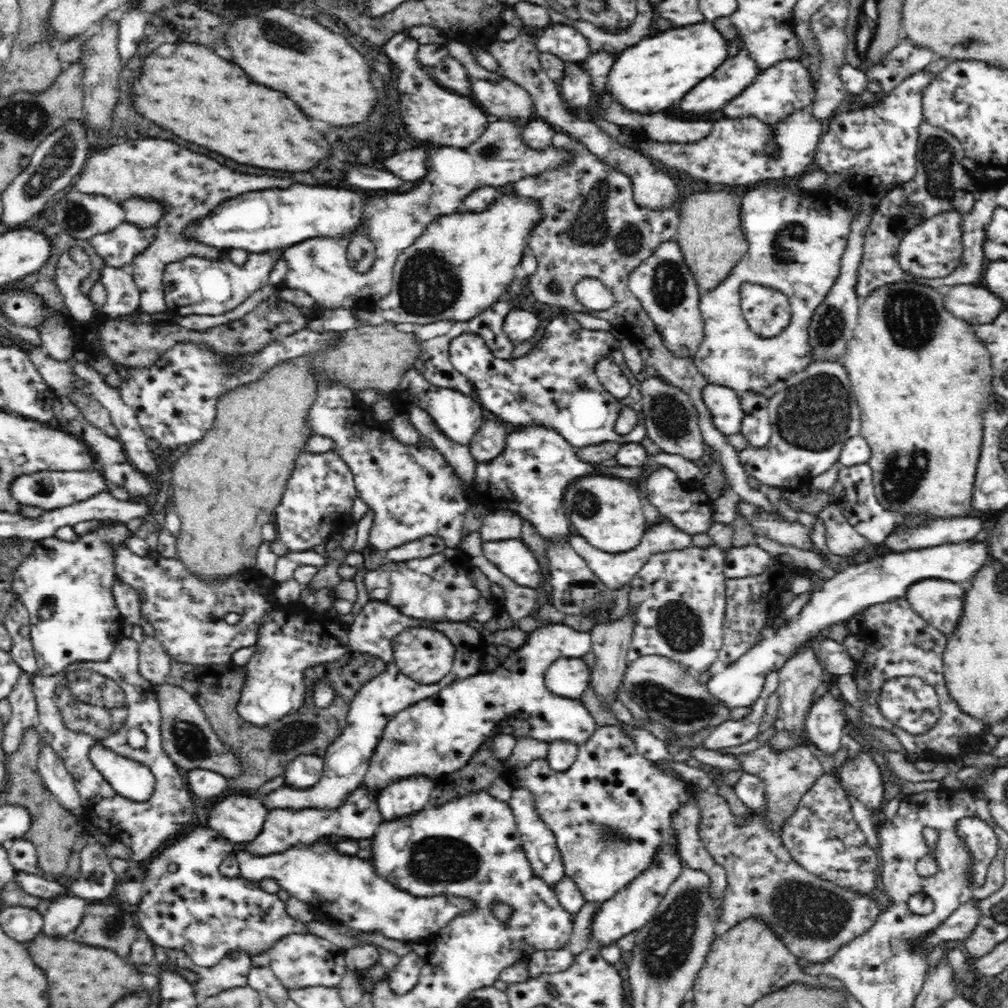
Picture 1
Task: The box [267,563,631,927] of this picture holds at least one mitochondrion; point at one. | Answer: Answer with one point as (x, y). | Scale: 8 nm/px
(438, 859)

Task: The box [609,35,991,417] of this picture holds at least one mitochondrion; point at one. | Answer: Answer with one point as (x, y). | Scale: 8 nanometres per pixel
(910, 315)

